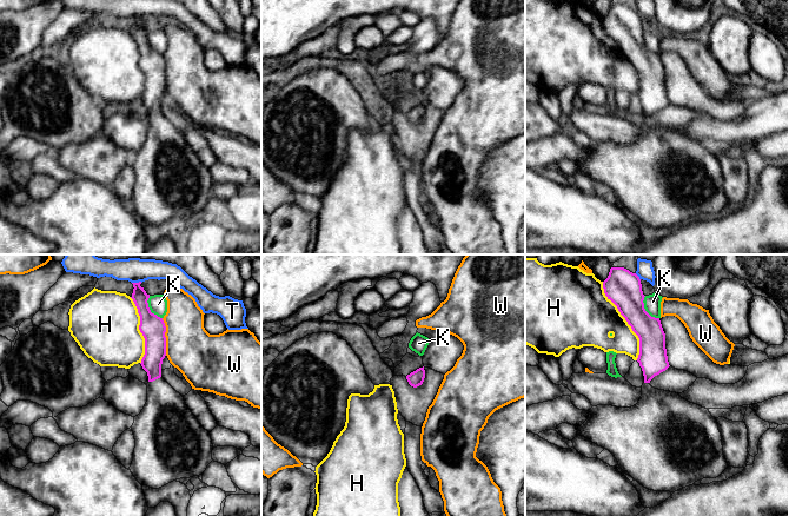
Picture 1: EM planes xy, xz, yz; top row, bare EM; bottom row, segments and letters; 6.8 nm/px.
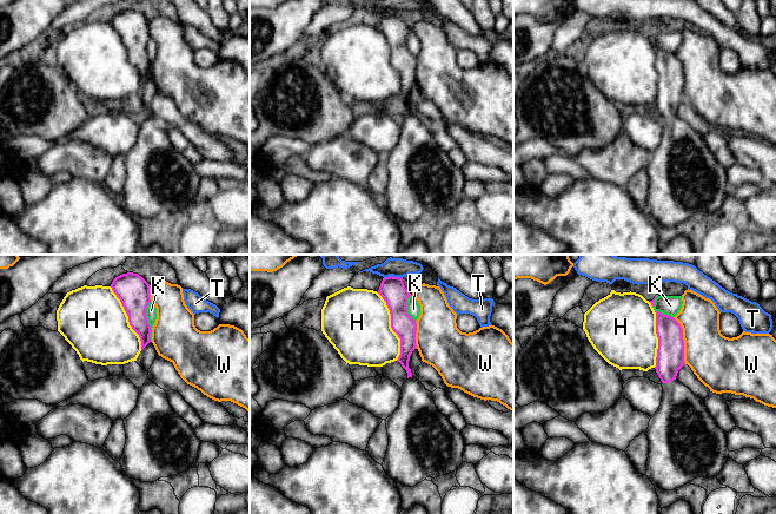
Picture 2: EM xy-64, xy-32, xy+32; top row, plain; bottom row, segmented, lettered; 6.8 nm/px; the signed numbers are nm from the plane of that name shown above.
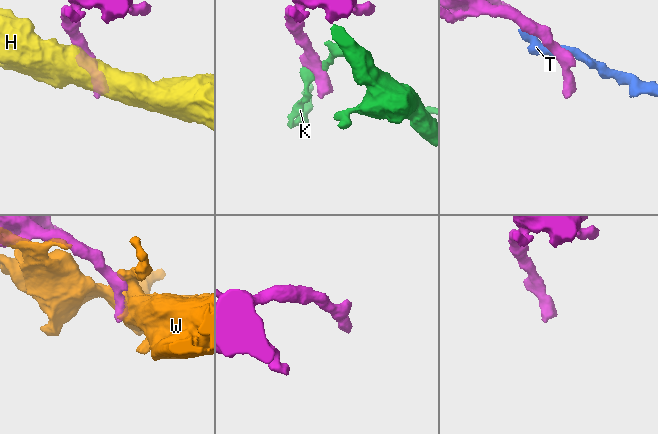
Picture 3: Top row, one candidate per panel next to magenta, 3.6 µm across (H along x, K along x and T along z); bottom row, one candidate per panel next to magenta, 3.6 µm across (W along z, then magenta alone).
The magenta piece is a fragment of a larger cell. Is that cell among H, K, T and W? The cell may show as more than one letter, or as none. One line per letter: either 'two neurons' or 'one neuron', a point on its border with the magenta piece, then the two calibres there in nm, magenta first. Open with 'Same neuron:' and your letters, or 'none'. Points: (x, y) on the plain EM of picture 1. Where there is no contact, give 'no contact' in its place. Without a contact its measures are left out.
Same neuron: none
H: two neurons | yz (625, 55) | 240/360 nm
K: two neurons | yz (644, 46) | 240/110 nm
T: two neurons | xy (137, 19) | 110/130 nm
W: two neurons | xy (165, 73) | 170/320 nm

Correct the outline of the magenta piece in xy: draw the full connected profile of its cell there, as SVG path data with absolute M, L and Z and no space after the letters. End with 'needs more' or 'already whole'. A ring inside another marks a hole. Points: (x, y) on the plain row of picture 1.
M141 18L132 20L134 25L131 34L138 45L139 66L145 74L145 91L140 100L147 108L148 119L147 138L132 161L135 184L130 206L141 221L159 225L175 216L204 210L213 197L213 180L210 168L187 144L184 133L161 113L161 100L166 92L166 62L163 54L151 48L147 39L150 31L140 22Z; needs more

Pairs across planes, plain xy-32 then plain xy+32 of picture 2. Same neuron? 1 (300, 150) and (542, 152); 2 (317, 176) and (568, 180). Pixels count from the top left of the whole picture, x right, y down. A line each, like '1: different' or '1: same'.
1: same
2: different

